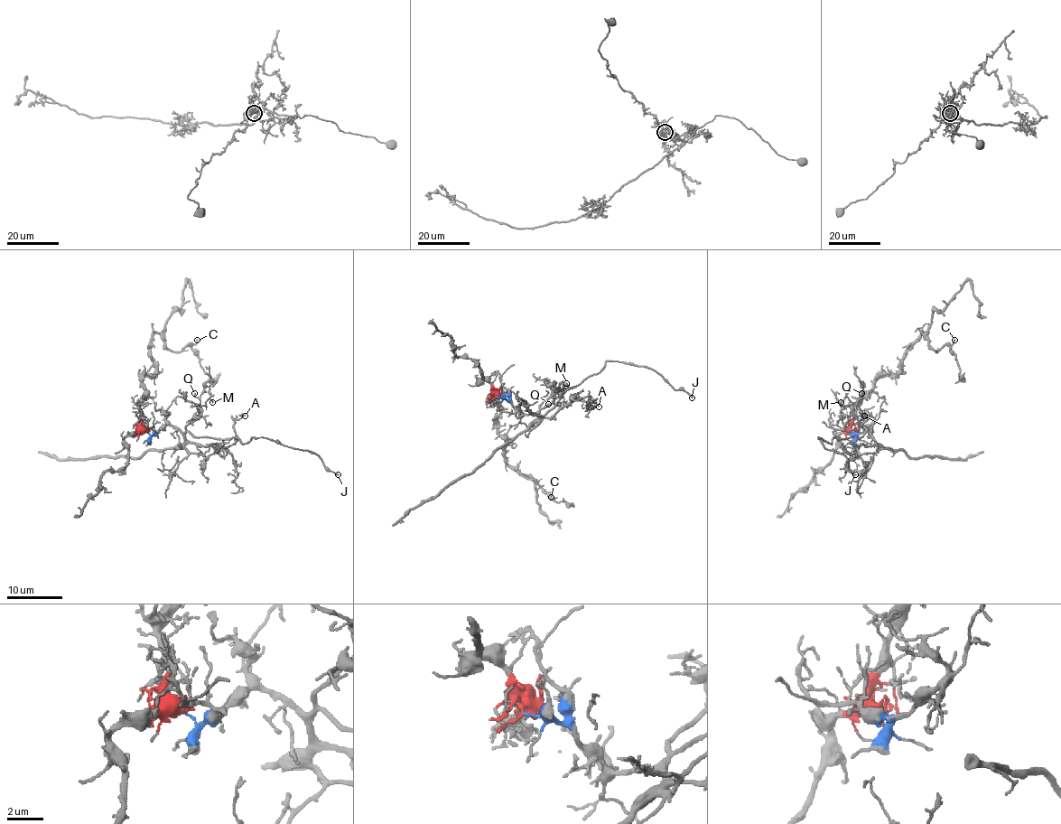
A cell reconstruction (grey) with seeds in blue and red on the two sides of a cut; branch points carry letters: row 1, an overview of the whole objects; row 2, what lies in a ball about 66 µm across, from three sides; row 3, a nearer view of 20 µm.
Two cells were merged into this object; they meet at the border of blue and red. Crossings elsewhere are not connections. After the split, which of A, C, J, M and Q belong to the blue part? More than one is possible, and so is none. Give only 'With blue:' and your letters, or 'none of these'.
With blue: A, J, M, Q

